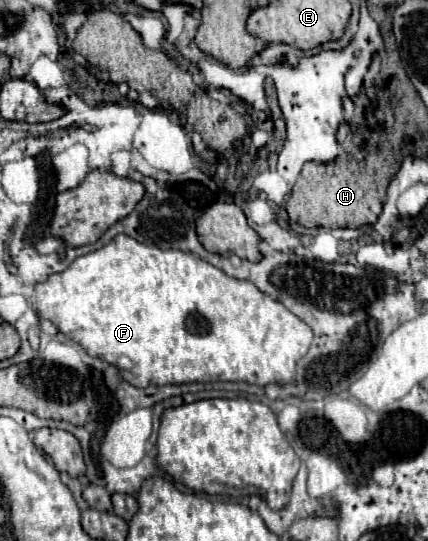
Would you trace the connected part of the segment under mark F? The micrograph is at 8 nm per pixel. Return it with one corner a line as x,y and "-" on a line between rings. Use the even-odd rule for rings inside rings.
116,235
108,245
102,249
96,249
88,255
80,255
72,261
68,269
62,273
52,273
46,281
36,285
36,311
40,317
50,319
60,333
64,333
68,339
78,341
92,357
102,357
110,365
118,367
120,377
134,387
146,387
148,383
152,385
168,385
168,383
208,383
208,381
246,381
252,385
268,385
272,381
276,383
290,383
296,373
296,363
300,357
306,355
310,343
312,343
312,329
298,319
294,313
290,313
280,301
274,301
266,293
262,293
252,281
246,279
236,279
226,275
222,269
210,265
208,261
200,259
198,255
192,255
188,251
178,251
178,249
158,249
154,245
144,245
130,235

